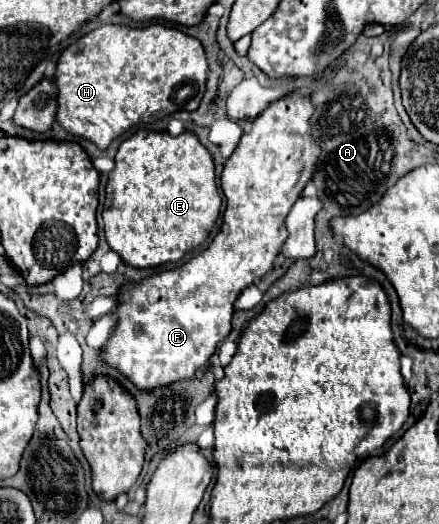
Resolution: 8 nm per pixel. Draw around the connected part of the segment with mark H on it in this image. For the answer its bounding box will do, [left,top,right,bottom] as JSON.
[55,24,209,150]

